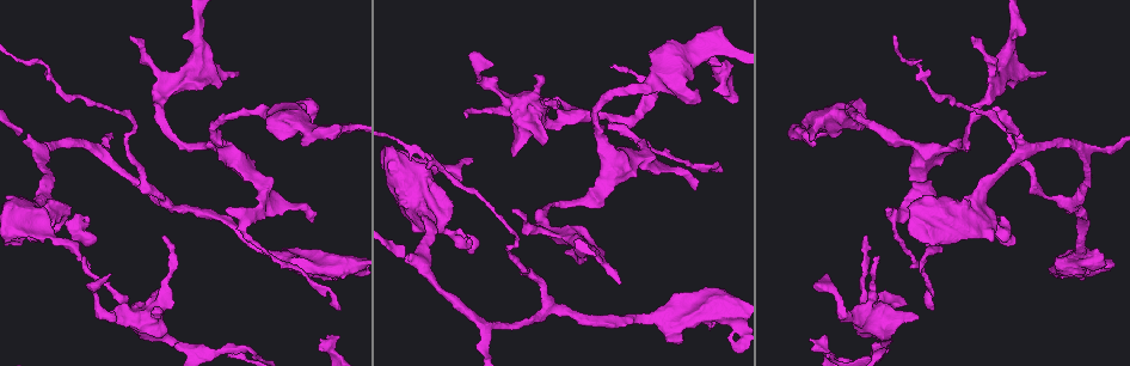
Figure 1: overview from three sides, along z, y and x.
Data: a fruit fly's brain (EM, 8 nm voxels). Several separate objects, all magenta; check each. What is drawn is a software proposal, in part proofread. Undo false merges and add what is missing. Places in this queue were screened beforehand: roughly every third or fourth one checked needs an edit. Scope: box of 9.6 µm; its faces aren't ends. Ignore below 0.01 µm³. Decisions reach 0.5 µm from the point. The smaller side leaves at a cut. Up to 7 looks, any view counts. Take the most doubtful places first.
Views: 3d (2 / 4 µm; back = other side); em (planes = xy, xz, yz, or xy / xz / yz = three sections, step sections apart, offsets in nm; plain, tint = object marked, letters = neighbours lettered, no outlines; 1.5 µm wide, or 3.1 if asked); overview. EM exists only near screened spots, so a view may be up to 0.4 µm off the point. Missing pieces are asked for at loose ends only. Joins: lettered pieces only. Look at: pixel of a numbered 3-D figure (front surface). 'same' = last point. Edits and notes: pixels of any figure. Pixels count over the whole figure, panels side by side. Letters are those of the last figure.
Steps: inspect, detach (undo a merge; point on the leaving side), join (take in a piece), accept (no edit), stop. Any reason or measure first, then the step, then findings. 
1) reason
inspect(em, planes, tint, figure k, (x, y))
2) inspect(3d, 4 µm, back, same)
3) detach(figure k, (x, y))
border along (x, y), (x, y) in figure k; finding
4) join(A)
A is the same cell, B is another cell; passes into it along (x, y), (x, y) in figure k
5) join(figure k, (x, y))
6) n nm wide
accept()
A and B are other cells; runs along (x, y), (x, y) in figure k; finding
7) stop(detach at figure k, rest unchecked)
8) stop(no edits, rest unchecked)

an open end
inspect(em, yz, step 4, letters, figure 1, (83, 258))

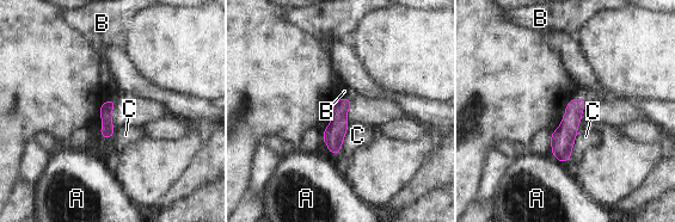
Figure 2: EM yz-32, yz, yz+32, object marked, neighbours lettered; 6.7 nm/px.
inspect(em, planes, letters, same)

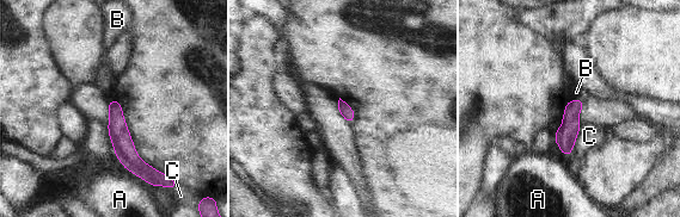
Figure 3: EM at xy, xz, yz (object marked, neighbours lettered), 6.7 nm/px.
80 nm wide
accept()
A, B and C are other cells; border along (573, 98), (582, 100) in figure 3; no lettered piece goes on from it

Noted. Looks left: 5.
an open end
inspect(em, xz, step 8, tint, figure 1, (419, 232))

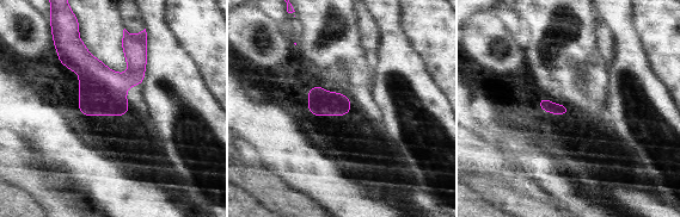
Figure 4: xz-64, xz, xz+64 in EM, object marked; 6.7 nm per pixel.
inspect(em, xz, step 8, letters, same)

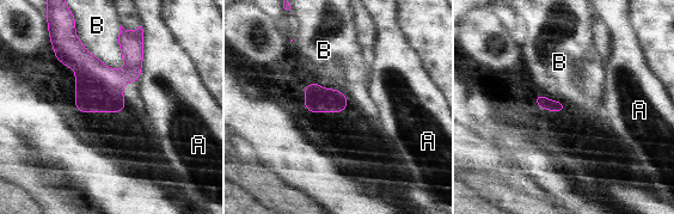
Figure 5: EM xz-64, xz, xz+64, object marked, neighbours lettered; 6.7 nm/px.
accept()
A and B are other cells; border along (144, 38), (144, 57), (138, 80) in figure 5; none of them fits

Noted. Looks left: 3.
free end
inspect(em, yz, step 4, letters, figure 1, (274, 214))

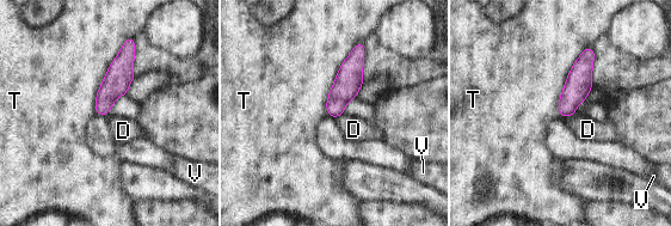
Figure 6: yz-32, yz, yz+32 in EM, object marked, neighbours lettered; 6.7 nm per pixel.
T touches over 500 nm
accept()
D, T and V are other cells; border along (123, 42), (98, 90), (96, 114) in figure 6; none of them fits

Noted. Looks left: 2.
stop(no edits, rest unchecked)

